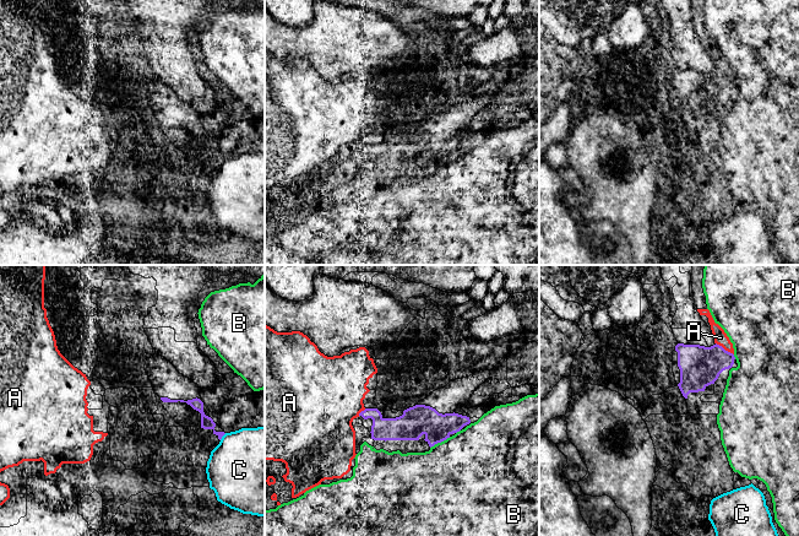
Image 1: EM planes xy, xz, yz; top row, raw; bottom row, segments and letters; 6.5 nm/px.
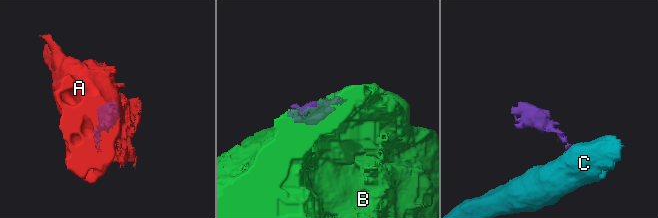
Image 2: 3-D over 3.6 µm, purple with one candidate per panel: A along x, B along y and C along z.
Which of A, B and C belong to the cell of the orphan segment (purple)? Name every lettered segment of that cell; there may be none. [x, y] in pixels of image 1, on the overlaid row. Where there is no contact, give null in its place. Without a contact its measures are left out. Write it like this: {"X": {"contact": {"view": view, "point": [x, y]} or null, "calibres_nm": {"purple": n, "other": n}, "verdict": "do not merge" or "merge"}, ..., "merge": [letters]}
{"A": {"contact": {"view": "yz", "point": [723, 348]}, "calibres_nm": {"purple": 260, "other": 90}, "verdict": "do not merge"}, "B": {"contact": {"view": "xz", "point": [440, 442]}, "calibres_nm": {"purple": 200, "other": 500}, "verdict": "do not merge"}, "C": {"contact": {"view": "xy", "point": [222, 436]}, "calibres_nm": {"purple": 80, "other": 460}, "verdict": "do not merge"}, "merge": []}

